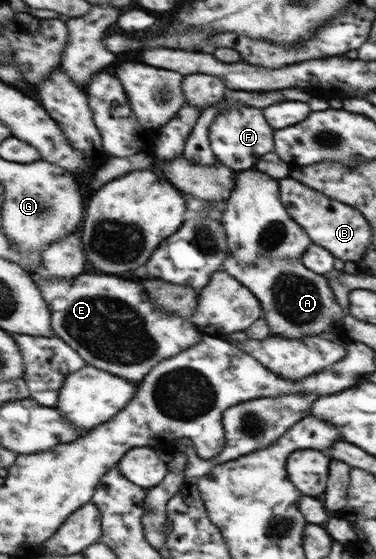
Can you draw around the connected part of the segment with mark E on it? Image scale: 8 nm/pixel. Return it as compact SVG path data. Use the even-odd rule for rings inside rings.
M32 271L30 274L50 309L54 334L77 350L88 365L132 383L147 377L158 362L172 358L202 340L202 332L190 322L154 308L144 298L148 294L142 284L126 282L127 276L80 274L66 280L60 277L44 279Z

